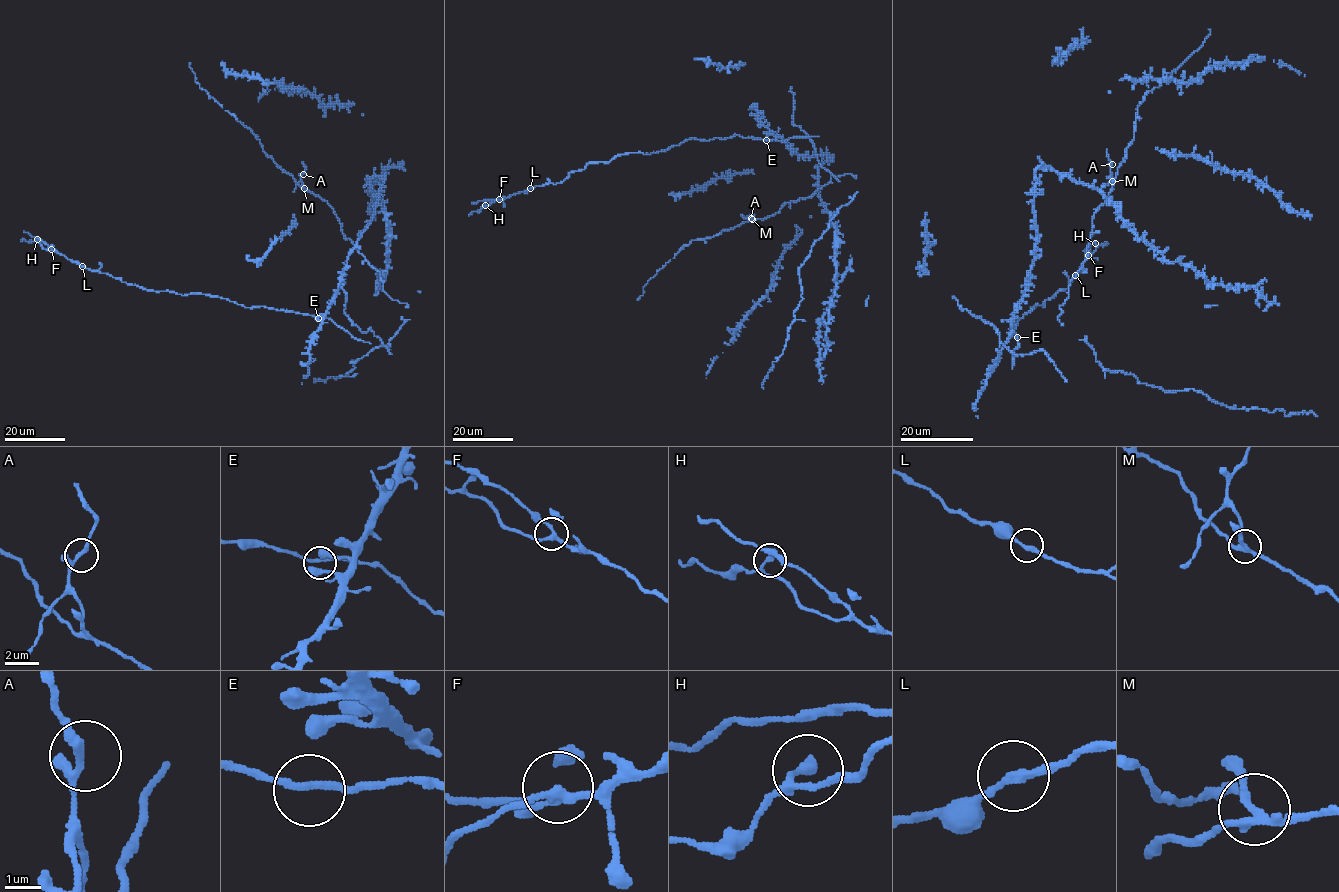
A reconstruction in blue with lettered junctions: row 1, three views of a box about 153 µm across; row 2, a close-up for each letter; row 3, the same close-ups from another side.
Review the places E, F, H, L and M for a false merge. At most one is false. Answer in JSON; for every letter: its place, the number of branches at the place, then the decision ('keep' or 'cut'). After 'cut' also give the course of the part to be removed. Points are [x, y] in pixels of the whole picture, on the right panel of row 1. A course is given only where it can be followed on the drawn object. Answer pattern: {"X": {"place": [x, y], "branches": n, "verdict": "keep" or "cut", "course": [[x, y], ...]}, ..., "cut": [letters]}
{"E": {"place": [1017, 337], "branches": 3, "verdict": "keep"}, "F": {"place": [1088, 255], "branches": 3, "verdict": "keep"}, "H": {"place": [1095, 243], "branches": 2, "verdict": "keep"}, "L": {"place": [1075, 275], "branches": 2, "verdict": "keep"}, "M": {"place": [1112, 181], "branches": 4, "verdict": "cut", "course": [[1112, 181], [1106, 148]]}, "cut": ["M"]}

